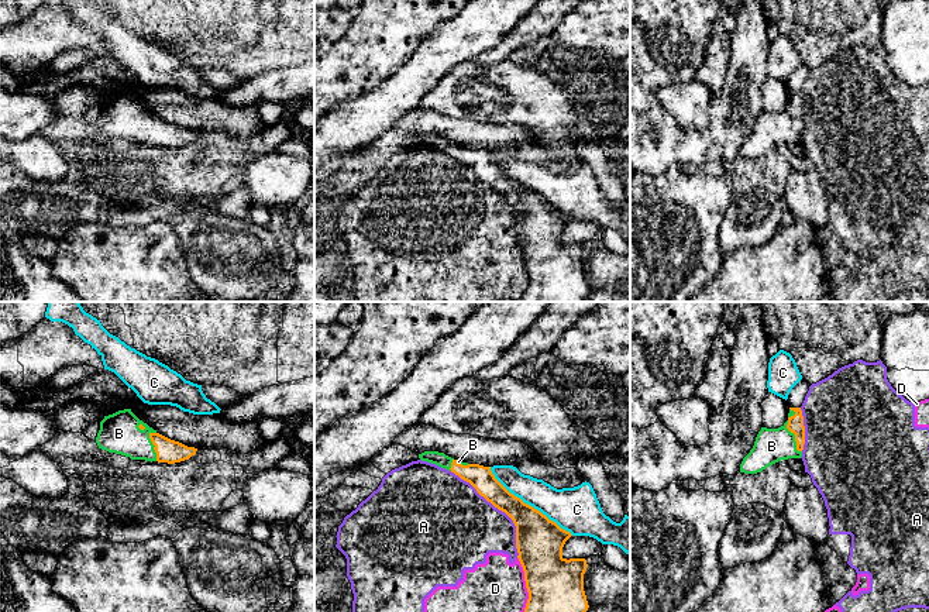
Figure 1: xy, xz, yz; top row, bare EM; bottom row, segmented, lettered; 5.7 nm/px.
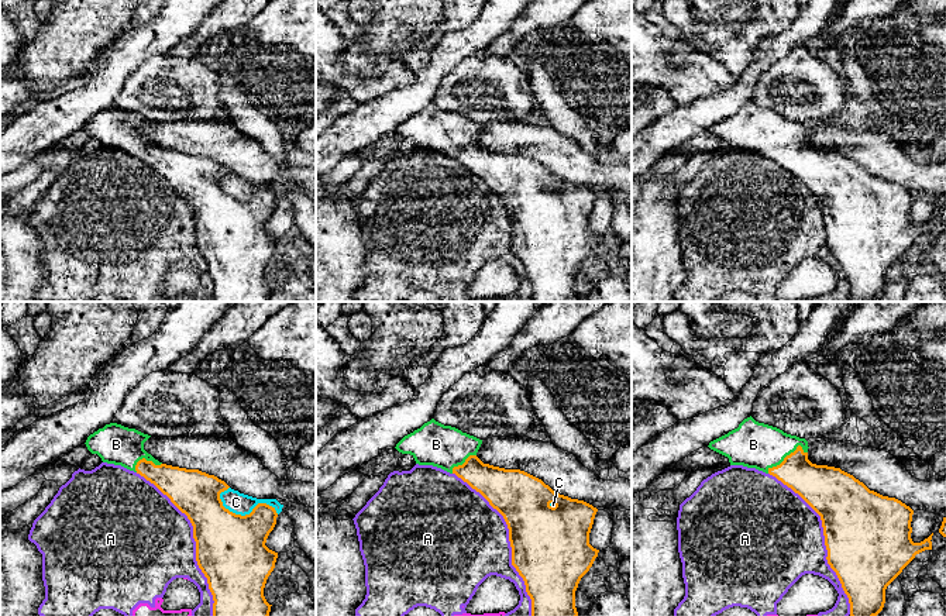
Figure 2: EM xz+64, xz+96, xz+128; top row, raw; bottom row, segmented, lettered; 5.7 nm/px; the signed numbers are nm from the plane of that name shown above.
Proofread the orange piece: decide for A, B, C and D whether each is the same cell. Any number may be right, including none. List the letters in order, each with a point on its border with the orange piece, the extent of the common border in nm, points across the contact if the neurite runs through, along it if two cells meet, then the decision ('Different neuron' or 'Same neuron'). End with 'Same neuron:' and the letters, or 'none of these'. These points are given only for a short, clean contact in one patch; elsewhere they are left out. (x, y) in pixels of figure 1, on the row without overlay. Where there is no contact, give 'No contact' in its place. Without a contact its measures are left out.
A: Touches orange at xz (499, 193). Shared border 650 nm. Different neuron
B: Touches orange at yz (795, 121). Shared border 200 nm. Path across: yz (795, 107), (795, 121), (771, 130). Same neuron
C: Touches orange at xz (529, 189). Shared border 600 nm. Different neuron
D: Touches orange at xz (526, 271). Shared border 340 nm. Boundary: xz (518, 241), (527, 277), (527, 286), (520, 301). Different neuron
Same neuron: B

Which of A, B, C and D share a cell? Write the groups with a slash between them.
A D / B / C

